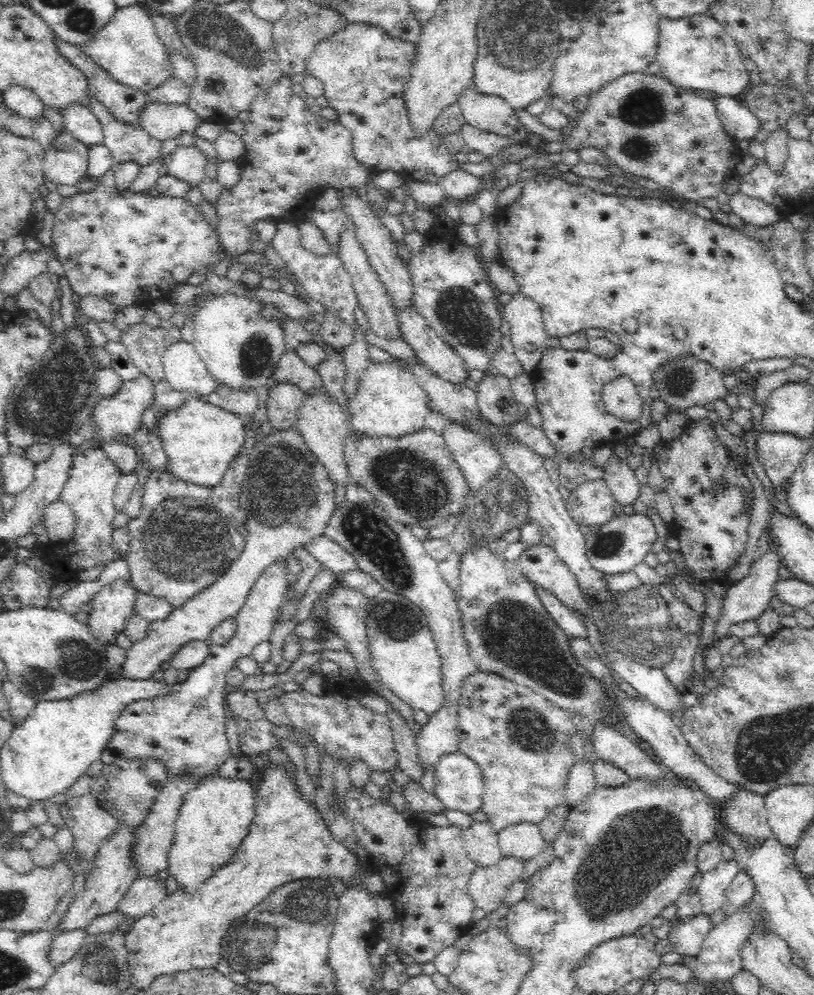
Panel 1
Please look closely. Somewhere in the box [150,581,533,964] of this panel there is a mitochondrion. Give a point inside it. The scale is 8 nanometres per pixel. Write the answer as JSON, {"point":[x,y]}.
{"point":[394,619]}

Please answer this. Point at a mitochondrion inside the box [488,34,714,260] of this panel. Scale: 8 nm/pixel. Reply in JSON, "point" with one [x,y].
{"point":[644,107]}

